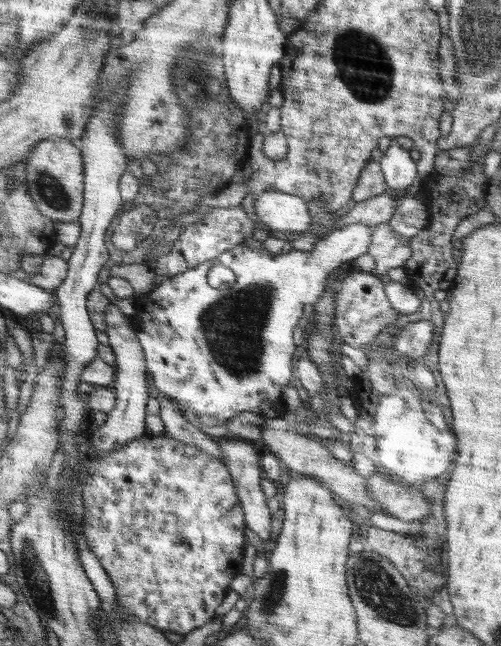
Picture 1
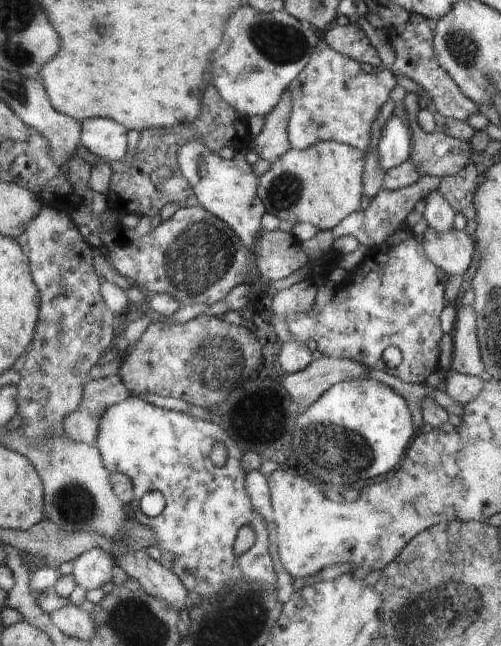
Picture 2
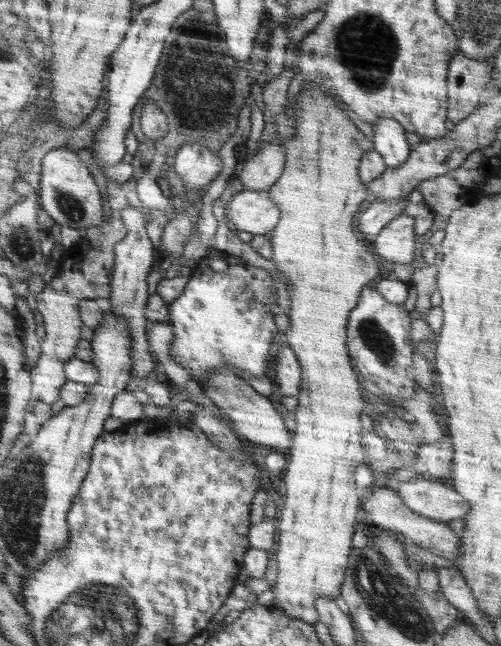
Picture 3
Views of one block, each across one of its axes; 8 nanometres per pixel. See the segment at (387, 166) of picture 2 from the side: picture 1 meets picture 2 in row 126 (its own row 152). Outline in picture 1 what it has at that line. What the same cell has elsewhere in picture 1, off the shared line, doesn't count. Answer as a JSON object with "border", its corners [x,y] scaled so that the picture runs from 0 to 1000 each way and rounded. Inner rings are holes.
{"border":[[[782,218],[770,235],[758,240],[756,252],[778,294],[810,296],[836,280],[832,251],[826,251],[818,237],[788,218]]]}

